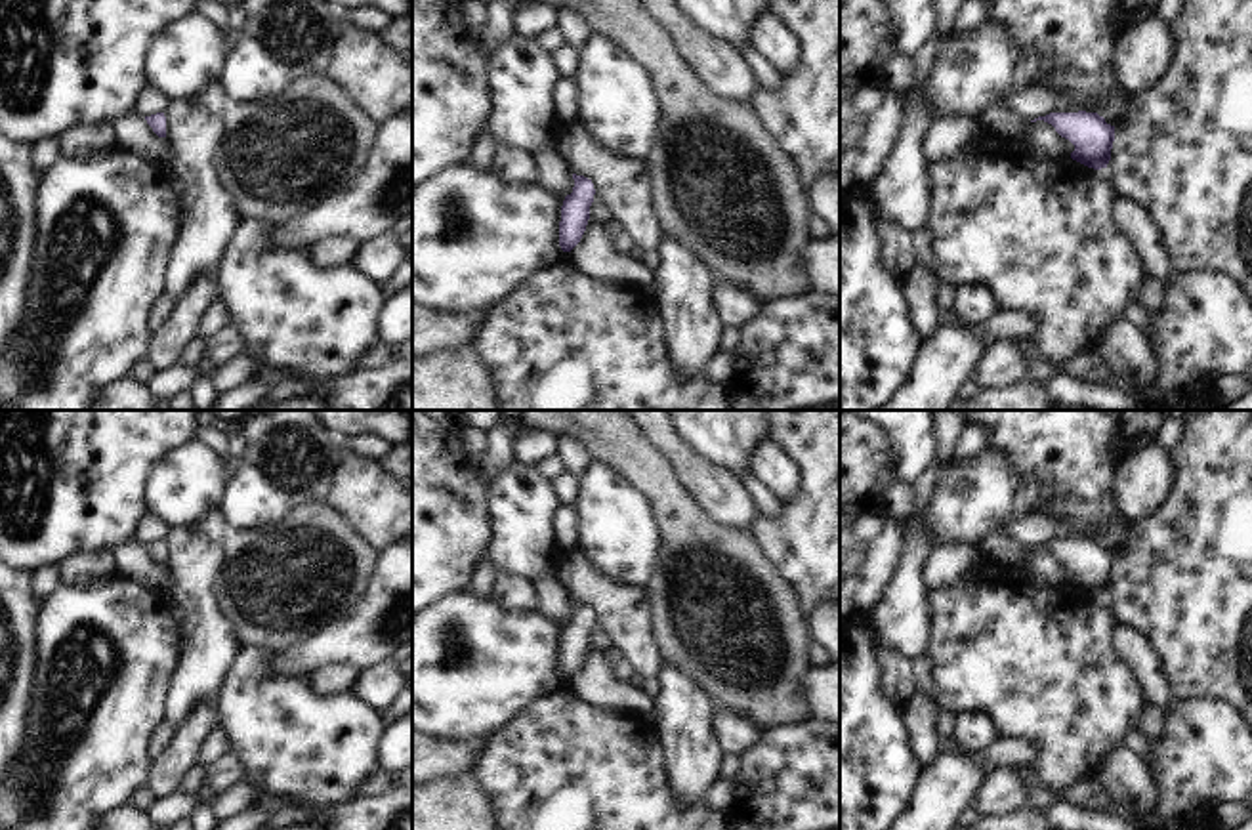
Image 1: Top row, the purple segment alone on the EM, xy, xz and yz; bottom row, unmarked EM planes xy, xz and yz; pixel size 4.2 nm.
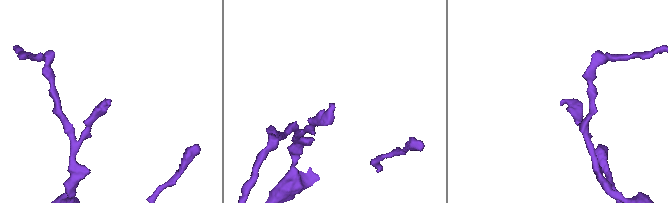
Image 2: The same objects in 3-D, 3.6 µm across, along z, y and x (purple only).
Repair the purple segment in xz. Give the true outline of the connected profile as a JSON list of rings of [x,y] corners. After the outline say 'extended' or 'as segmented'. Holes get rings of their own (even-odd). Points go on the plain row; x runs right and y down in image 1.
[[[573,601],[573,607],[573,620],[565,624],[561,633],[559,674],[563,679],[571,679],[580,670],[595,622],[592,607],[576,601]]]; as segmented

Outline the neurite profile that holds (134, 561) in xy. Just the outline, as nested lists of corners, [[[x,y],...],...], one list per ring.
[[[139,542],[122,544],[115,551],[116,574],[141,582],[145,586],[155,586],[160,590],[170,590],[172,574],[166,565],[158,565],[147,548]]]

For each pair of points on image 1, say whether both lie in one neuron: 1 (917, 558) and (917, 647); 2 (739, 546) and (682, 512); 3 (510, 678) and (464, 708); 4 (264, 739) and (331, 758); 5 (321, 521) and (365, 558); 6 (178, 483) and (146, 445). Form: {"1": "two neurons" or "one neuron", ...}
{"1": "one neuron", "2": "one neuron", "3": "one neuron", "4": "one neuron", "5": "one neuron", "6": "two neurons"}

